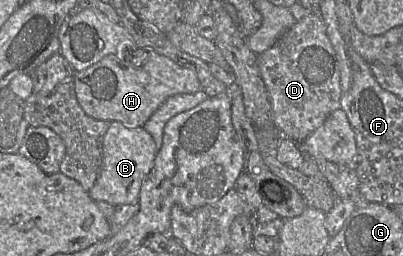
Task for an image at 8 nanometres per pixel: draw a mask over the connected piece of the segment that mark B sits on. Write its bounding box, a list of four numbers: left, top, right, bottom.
[89,122,158,206]

